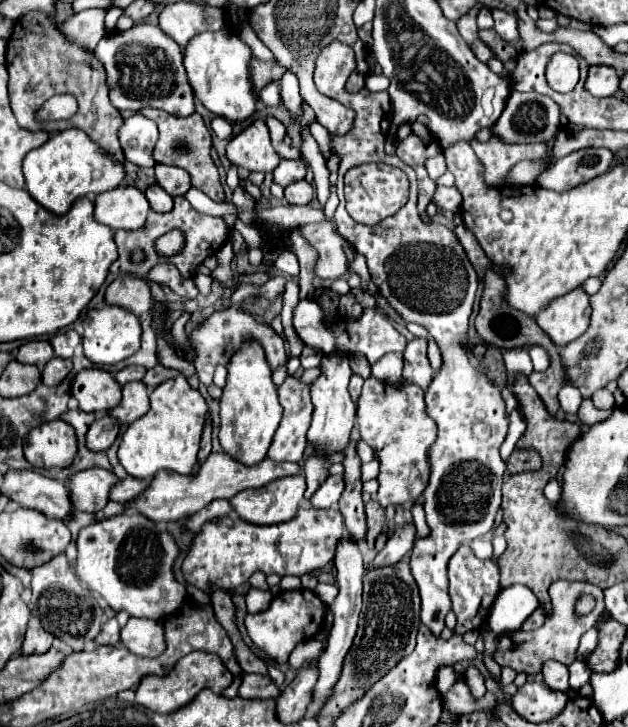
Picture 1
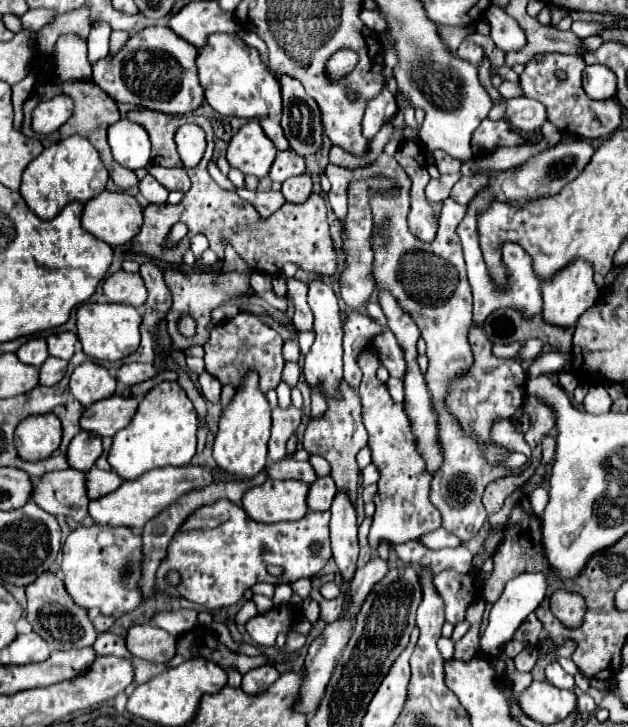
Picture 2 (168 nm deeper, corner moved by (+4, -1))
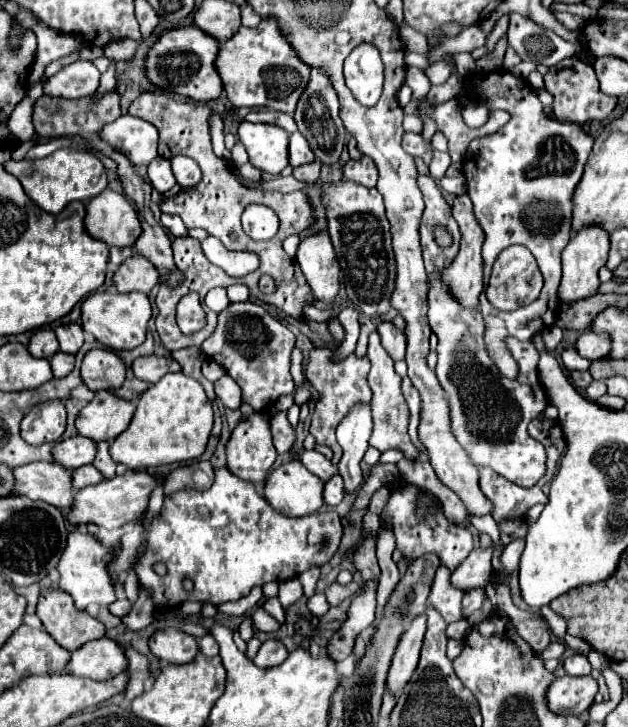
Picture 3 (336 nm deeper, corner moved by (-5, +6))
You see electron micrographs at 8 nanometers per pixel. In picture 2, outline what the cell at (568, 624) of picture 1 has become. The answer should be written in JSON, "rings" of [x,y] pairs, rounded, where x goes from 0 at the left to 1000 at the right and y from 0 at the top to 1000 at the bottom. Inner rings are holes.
{"rings":[[[889,812],[876,823],[876,839],[889,847],[904,864],[920,864],[927,858],[933,831],[930,823],[901,812]]]}

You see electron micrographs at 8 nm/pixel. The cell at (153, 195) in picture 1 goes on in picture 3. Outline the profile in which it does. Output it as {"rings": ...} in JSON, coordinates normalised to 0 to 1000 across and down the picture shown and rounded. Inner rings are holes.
{"rings":[[[247,216],[247,219],[237,224],[234,241],[237,241],[237,249],[240,249],[244,260],[250,260],[256,268],[266,265],[266,263],[279,254],[279,243],[275,243],[275,238],[272,238],[269,219],[263,219],[263,216]]]}

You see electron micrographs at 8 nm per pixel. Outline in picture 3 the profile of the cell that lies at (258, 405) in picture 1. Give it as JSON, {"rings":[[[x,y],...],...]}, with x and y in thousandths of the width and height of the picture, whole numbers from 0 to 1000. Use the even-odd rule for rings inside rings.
{"rings":[[[412,565],[393,576],[384,576],[361,607],[358,623],[361,623],[361,645],[371,653],[377,653],[381,659],[400,662],[400,664],[419,664],[425,659],[425,651],[428,651],[435,634],[441,631],[441,620],[438,620],[435,607],[432,607],[428,568]]]}

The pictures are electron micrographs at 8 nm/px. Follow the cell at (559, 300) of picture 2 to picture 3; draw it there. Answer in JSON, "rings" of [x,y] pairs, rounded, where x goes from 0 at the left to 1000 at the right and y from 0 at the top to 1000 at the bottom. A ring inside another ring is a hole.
{"rings":[[[935,312],[909,323],[909,331],[896,343],[896,381],[890,392],[890,414],[893,417],[916,417],[922,411],[941,409],[954,403],[954,381],[951,373],[967,362],[967,348],[970,348],[970,326],[960,315],[954,312]]]}

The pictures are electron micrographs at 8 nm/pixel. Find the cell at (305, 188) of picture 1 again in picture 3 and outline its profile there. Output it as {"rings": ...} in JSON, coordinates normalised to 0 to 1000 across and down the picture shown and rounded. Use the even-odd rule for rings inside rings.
{"rings":[[[498,221],[498,224],[489,224],[489,227],[470,230],[467,232],[467,243],[473,249],[482,249],[482,252],[495,254],[495,252],[502,252],[508,246],[508,232],[511,232],[511,227],[505,221]]]}

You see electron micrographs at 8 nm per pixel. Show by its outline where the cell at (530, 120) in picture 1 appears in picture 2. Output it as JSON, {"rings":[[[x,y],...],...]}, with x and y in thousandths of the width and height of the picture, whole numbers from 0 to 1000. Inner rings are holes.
{"rings":[[[838,132],[815,135],[806,140],[806,165],[831,184],[857,182],[860,173],[869,168],[869,149],[857,138],[844,138]]]}

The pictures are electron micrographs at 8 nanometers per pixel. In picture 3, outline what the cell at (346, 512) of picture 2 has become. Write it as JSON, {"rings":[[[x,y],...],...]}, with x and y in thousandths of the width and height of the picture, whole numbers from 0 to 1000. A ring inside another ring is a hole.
{"rings":[[[572,557],[559,563],[559,568],[537,587],[537,607],[546,618],[537,645],[549,662],[549,678],[565,678],[578,664],[572,637],[588,615],[584,607],[591,601],[591,585],[591,563],[584,557]]]}

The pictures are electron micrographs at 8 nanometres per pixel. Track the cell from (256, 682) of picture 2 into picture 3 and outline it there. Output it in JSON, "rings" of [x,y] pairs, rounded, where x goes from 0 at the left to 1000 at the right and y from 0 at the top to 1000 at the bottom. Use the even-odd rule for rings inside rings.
{"rings":[[[422,882],[412,893],[412,898],[406,901],[403,912],[416,920],[428,920],[428,917],[441,917],[447,915],[447,909],[457,906],[457,893],[451,890],[447,882]]]}

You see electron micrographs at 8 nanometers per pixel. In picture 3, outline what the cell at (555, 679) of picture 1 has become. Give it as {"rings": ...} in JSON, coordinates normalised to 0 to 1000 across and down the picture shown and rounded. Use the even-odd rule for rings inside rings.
{"rings":[[[909,901],[909,904],[903,904],[896,909],[896,920],[900,920],[903,928],[912,928],[912,931],[919,931],[919,928],[938,928],[941,926],[941,915],[938,915],[935,904],[928,904],[928,901]]]}

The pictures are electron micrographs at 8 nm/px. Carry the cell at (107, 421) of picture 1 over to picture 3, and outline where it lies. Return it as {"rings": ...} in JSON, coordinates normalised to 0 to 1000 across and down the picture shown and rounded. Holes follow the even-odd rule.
{"rings":[[[119,598],[113,604],[94,607],[84,618],[88,623],[88,637],[107,642],[107,645],[123,645],[132,640],[142,640],[151,626],[154,626],[154,609],[145,607],[142,601]]]}

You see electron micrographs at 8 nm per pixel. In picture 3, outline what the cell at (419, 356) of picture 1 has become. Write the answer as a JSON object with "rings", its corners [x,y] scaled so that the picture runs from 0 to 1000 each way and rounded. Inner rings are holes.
{"rings":[[[616,442],[600,447],[600,458],[607,461],[607,472],[626,497],[645,494],[645,464],[639,453],[632,453],[623,442]]]}

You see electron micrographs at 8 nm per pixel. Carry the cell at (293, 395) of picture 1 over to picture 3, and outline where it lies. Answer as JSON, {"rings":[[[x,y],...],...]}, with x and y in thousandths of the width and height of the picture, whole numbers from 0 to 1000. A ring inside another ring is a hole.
{"rings":[[[438,568],[432,576],[432,596],[435,596],[435,612],[441,623],[457,623],[470,609],[470,587],[460,582],[457,568]]]}

